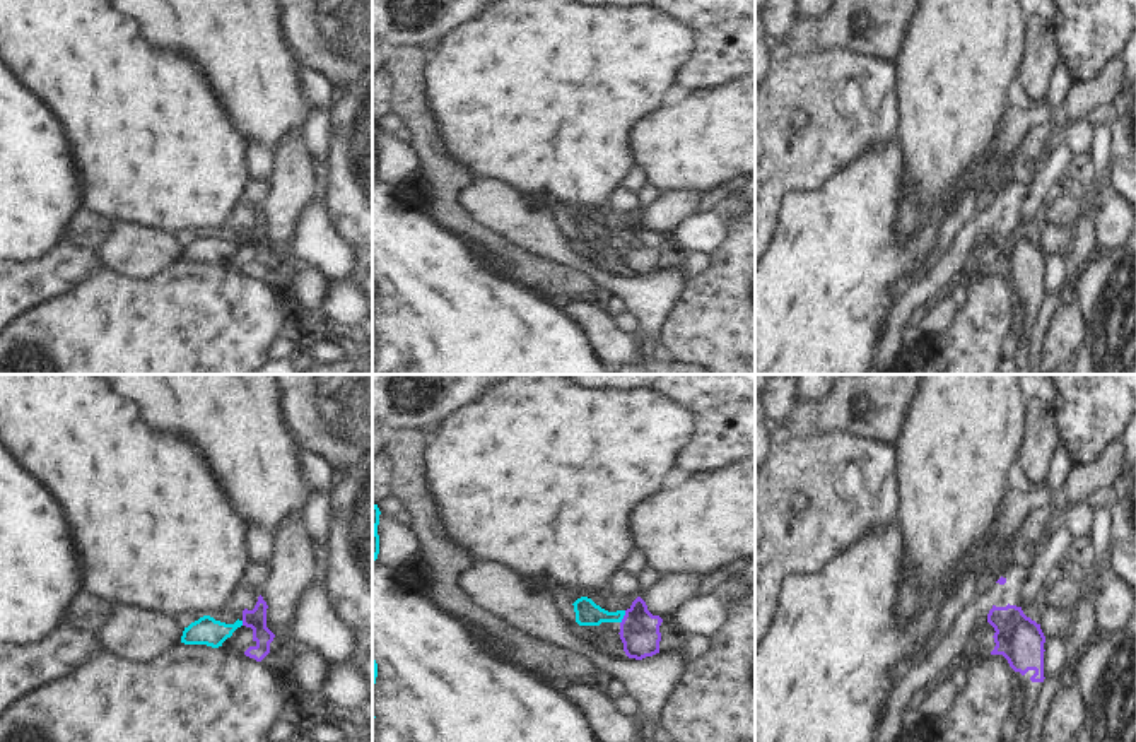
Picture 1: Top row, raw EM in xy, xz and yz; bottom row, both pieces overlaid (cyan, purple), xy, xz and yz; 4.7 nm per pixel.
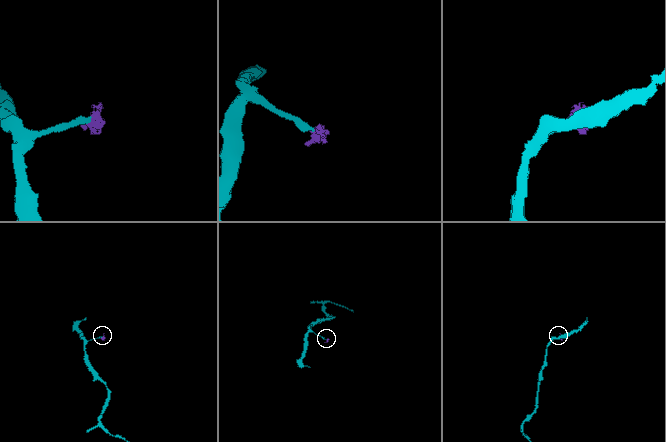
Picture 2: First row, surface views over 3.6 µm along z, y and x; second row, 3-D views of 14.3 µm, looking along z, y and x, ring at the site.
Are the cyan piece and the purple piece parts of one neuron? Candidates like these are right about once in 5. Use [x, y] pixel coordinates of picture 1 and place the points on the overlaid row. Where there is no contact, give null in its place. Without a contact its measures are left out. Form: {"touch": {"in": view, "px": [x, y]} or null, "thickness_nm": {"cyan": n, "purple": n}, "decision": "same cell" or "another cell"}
{"touch": {"in": "xz", "px": [622, 618]}, "thickness_nm": {"cyan": 110, "purple": 190}, "decision": "another cell"}

